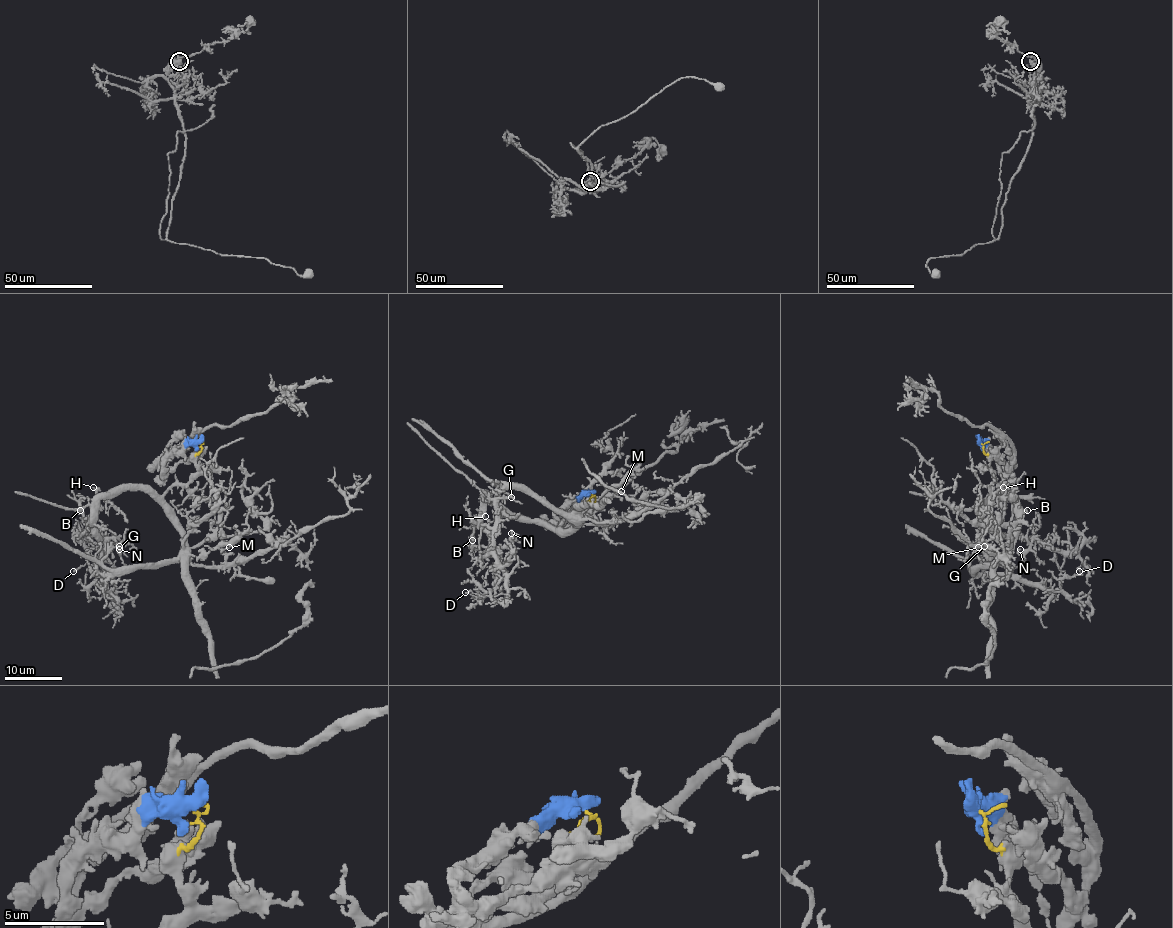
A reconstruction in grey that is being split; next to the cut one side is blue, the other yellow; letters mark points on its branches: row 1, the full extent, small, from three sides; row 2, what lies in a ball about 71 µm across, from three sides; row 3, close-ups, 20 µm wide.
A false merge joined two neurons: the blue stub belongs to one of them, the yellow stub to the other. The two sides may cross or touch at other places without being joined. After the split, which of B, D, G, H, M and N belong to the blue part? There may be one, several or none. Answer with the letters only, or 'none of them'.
none of them

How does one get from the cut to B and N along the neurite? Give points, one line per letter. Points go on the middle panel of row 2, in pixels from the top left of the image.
B: (591, 494), (589, 504), (573, 510), (557, 527), (502, 512), (488, 496), (472, 540)
N: (591, 494), (557, 527), (502, 512), (488, 496), (482, 527), (496, 546), (508, 546), (510, 533)

